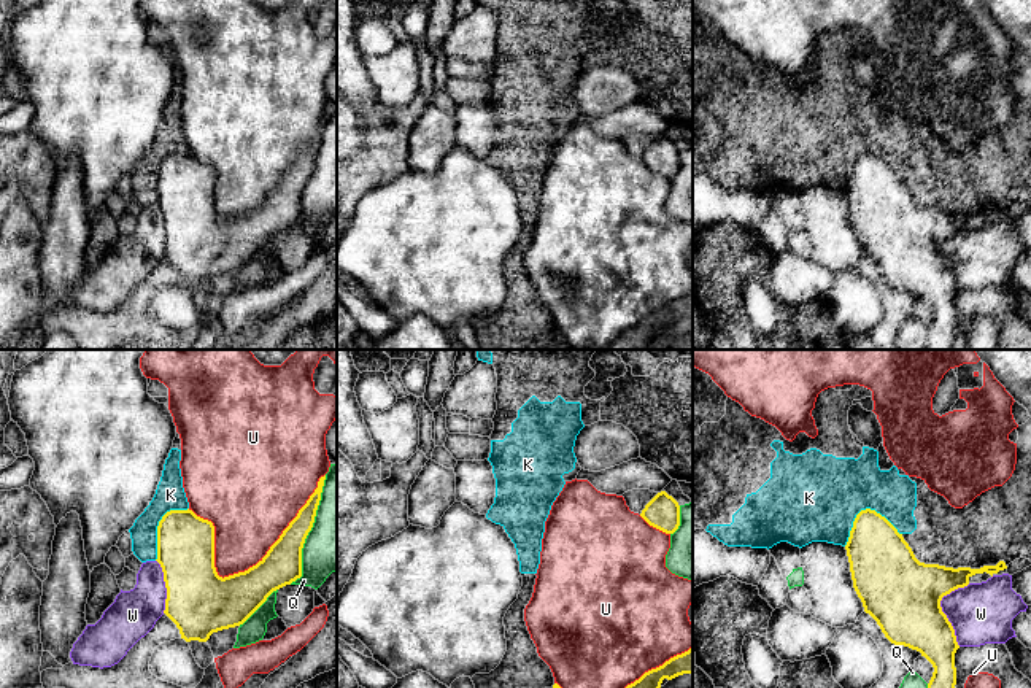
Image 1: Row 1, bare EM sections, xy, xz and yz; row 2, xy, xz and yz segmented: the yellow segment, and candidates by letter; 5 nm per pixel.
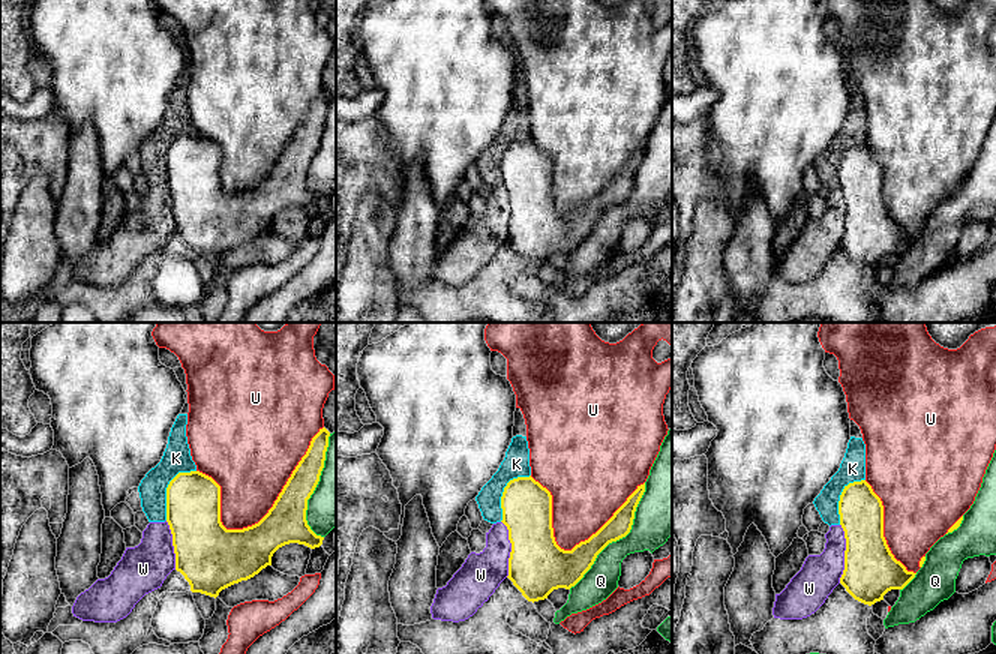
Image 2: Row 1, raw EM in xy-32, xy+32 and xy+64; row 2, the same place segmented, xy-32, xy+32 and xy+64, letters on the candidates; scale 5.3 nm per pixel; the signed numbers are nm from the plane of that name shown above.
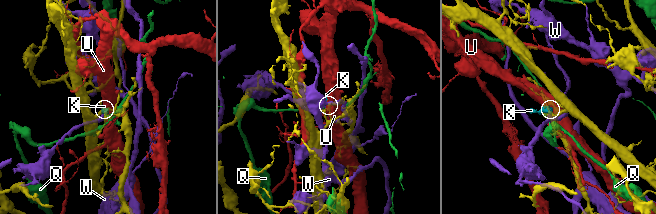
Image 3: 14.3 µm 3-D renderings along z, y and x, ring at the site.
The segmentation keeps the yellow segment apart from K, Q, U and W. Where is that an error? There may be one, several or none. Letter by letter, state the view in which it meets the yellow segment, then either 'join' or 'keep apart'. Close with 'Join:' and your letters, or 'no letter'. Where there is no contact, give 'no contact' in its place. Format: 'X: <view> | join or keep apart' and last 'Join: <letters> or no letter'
K: yz | keep apart
Q: xy | keep apart
U: xy | keep apart
W: yz | keep apart
Join: no letter

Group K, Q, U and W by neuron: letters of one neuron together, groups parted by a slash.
K / Q / U / W

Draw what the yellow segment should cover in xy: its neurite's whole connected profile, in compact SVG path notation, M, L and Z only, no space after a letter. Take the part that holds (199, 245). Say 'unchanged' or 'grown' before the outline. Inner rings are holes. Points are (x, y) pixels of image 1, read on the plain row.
unchanged; M326 119L297 160L253 211L229 221L219 221L214 211L214 170L192 154L170 154L157 170L157 207L167 232L164 257L176 269L186 286L207 286L213 276L243 269L267 242L302 221L302 192L313 172Z

